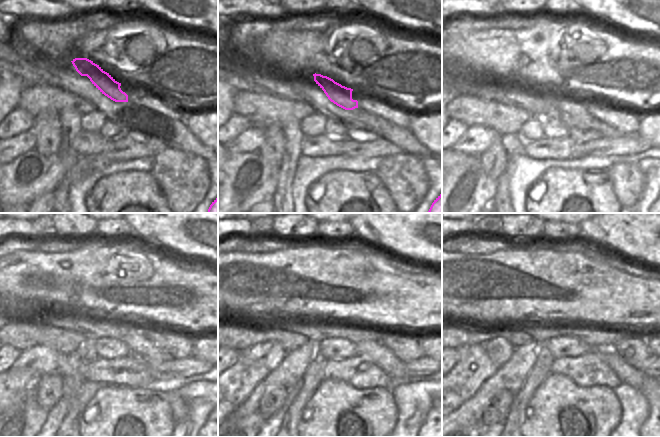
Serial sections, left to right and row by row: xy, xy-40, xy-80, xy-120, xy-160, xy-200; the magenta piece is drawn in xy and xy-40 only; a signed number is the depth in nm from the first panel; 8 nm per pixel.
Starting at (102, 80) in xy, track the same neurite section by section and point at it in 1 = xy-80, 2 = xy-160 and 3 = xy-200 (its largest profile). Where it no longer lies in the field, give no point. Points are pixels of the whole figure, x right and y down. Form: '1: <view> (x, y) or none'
1: xy-80 (562, 100)
2: xy-160 (376, 352)
3: xy-200 (637, 379)

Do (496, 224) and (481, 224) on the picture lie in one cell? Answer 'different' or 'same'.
same

